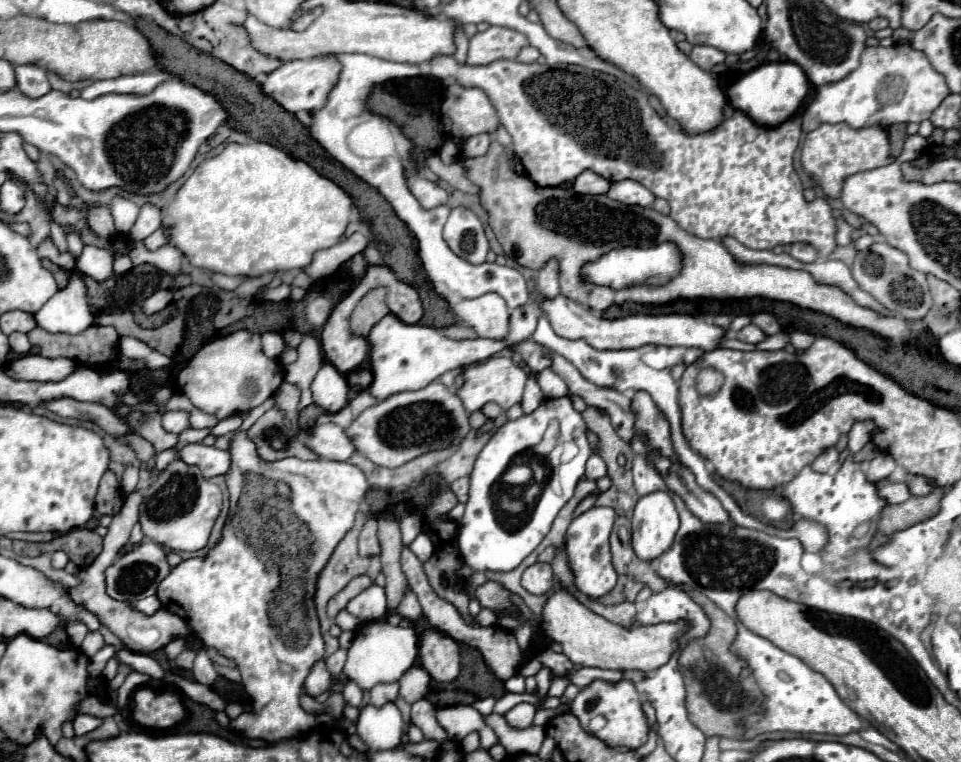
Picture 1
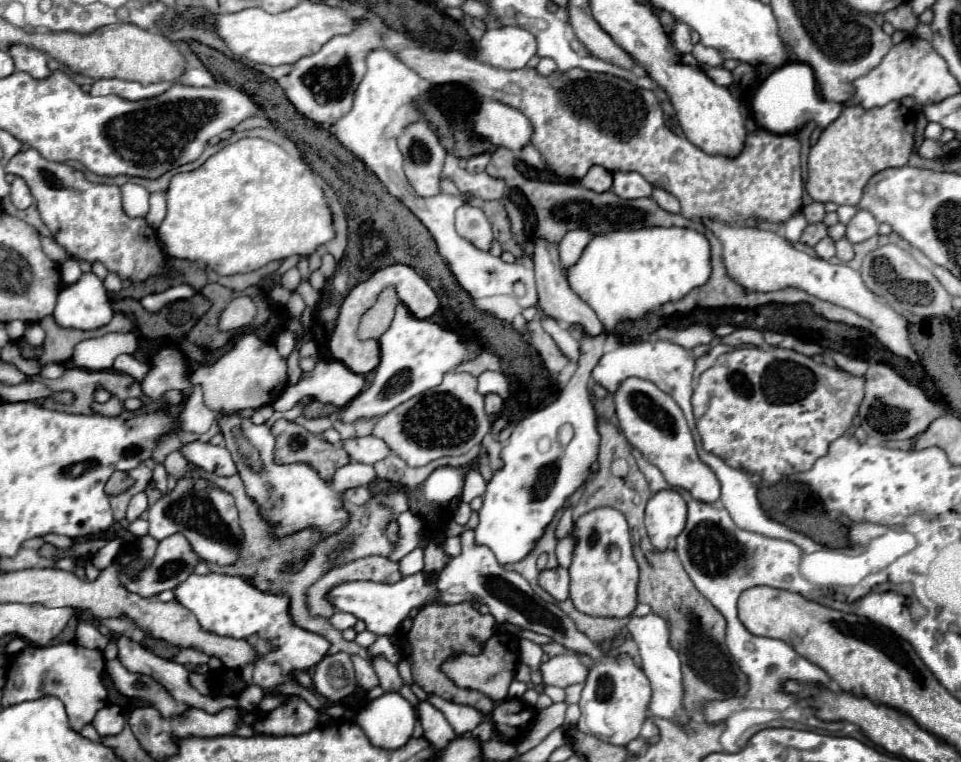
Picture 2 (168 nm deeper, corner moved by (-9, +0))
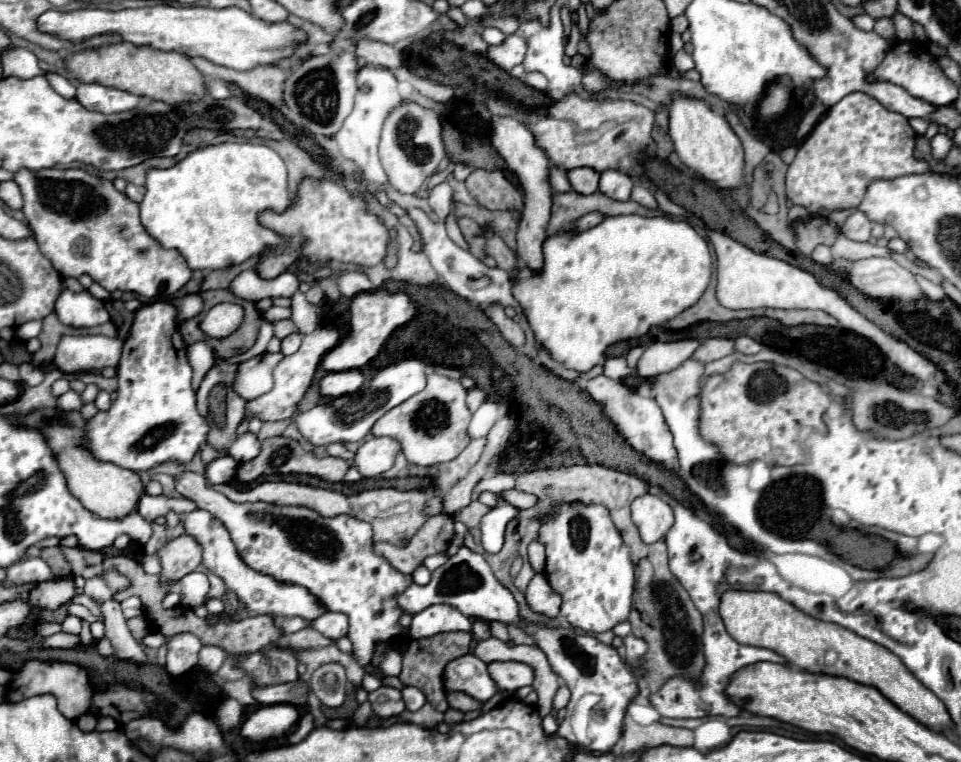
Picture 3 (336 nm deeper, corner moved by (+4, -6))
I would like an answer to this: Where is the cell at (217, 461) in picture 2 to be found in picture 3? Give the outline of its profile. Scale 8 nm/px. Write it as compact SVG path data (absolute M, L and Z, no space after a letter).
M218 457L216 461L212 461L208 467L206 467L206 475L210 479L210 483L228 483L234 479L236 475L236 469L238 469L238 463L232 459L232 457Z

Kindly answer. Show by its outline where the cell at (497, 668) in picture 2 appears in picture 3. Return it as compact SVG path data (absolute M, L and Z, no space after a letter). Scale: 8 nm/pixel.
M448 695L448 703L452 709L458 709L458 711L474 711L474 709L480 709L482 703L478 703L476 699L470 699L468 695Z

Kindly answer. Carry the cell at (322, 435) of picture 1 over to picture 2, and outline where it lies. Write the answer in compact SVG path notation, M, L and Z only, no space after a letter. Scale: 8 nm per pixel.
M373 435L345 439L341 443L341 447L357 463L369 463L369 465L373 465L373 463L377 463L377 461L381 461L381 459L385 459L389 455L387 445L383 445L383 441L379 441Z

